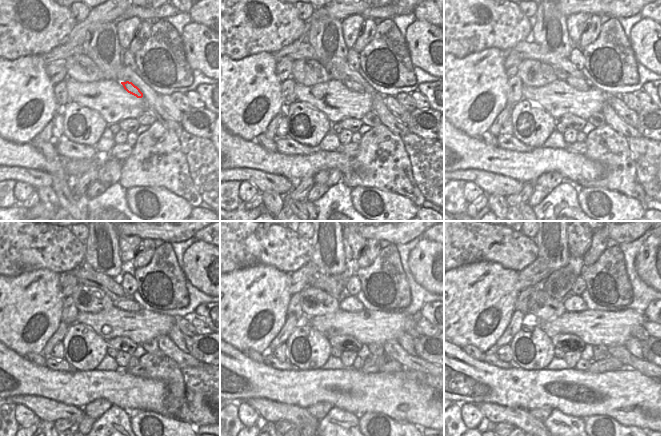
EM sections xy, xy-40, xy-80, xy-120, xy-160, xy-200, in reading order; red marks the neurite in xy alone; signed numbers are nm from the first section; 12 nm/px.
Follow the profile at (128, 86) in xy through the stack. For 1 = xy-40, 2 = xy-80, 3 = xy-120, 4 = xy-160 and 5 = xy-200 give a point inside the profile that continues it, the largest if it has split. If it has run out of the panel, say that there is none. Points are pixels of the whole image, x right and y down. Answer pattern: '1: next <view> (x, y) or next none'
1: next xy-40 (351, 84)
2: next xy-80 (581, 84)
3: next xy-120 (129, 304)
4: next xy-160 (349, 303)
5: next xy-200 (572, 303)

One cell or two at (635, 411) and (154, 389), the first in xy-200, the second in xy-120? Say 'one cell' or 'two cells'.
one cell

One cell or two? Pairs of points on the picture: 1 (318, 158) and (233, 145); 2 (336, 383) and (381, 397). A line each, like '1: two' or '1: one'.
1: one
2: one

